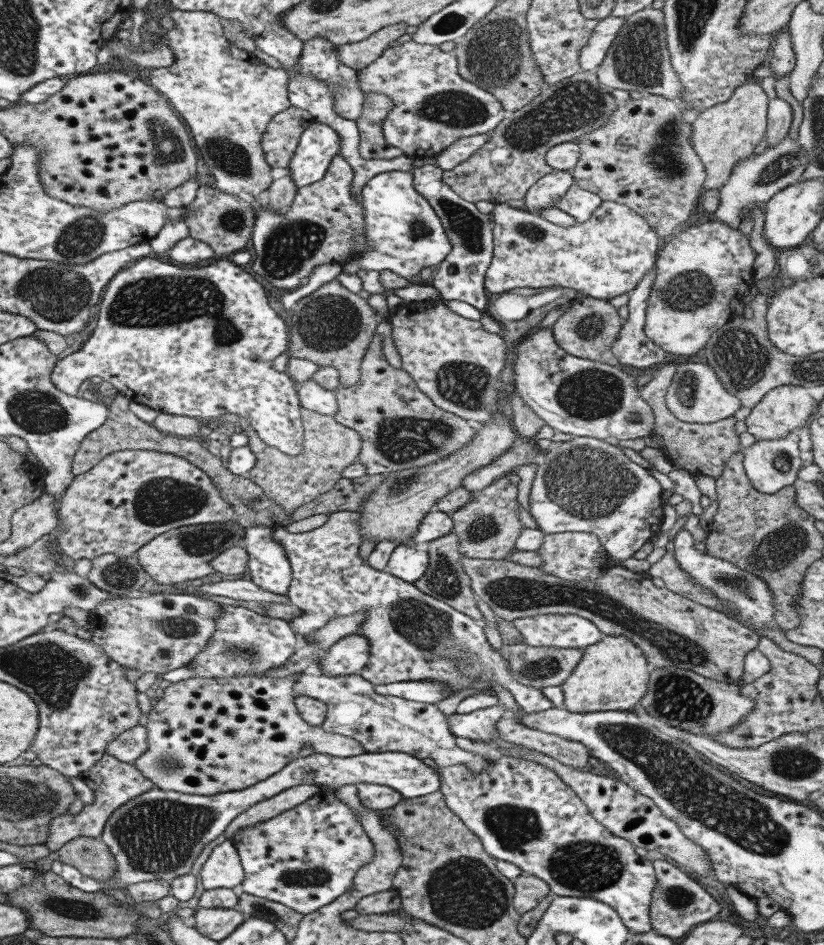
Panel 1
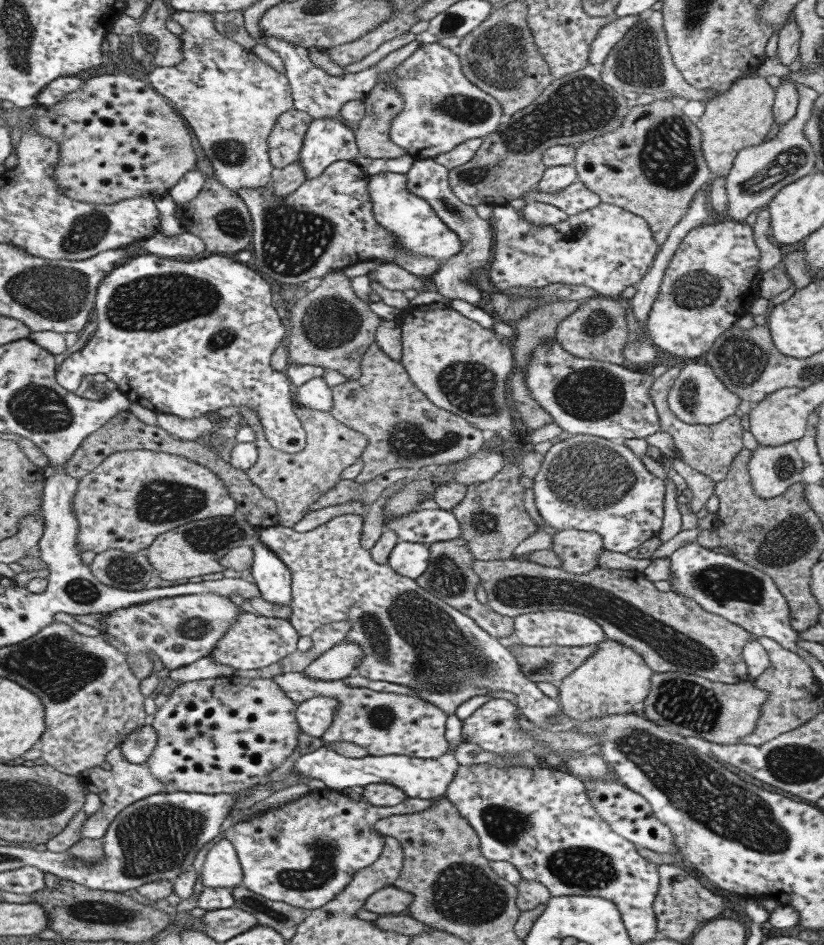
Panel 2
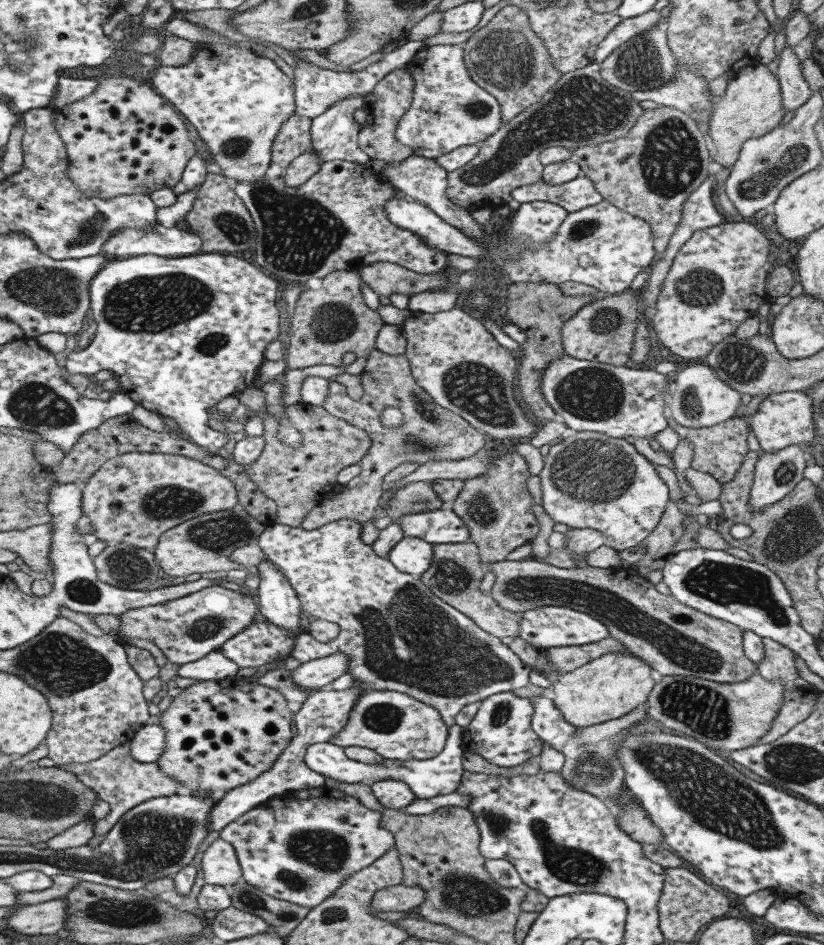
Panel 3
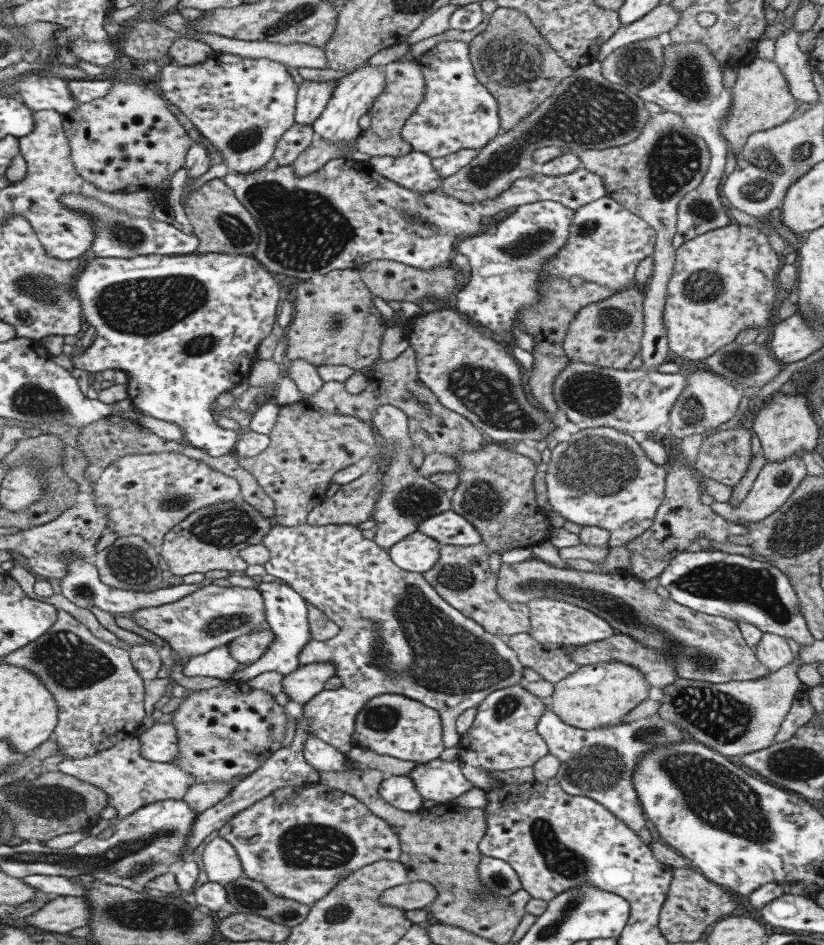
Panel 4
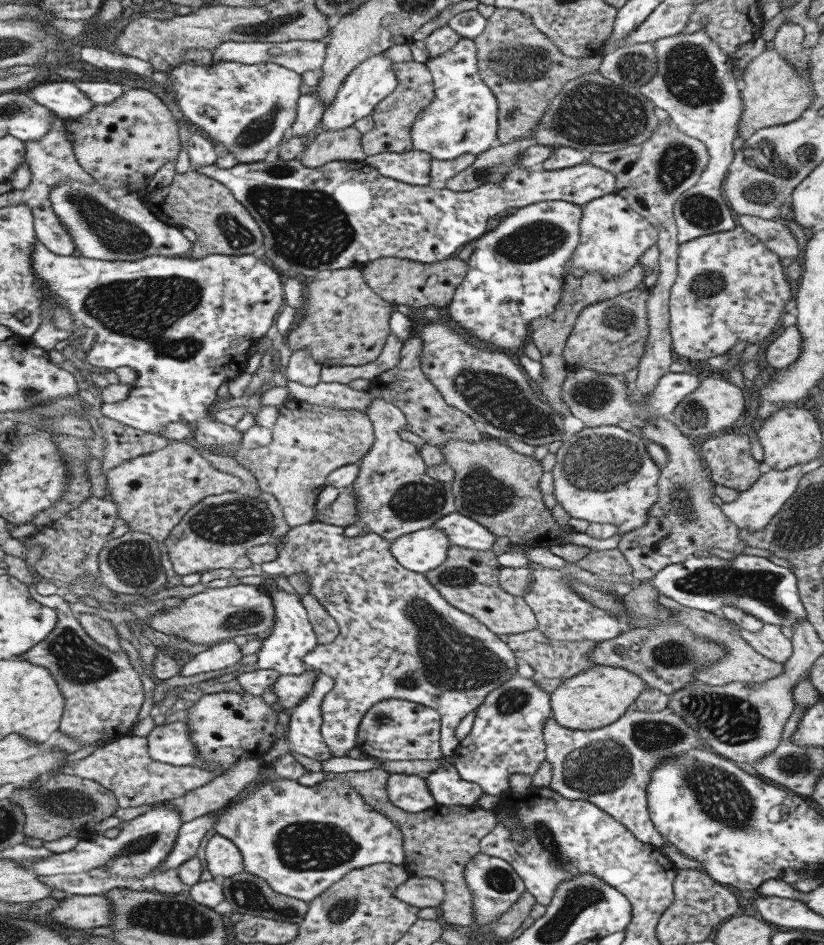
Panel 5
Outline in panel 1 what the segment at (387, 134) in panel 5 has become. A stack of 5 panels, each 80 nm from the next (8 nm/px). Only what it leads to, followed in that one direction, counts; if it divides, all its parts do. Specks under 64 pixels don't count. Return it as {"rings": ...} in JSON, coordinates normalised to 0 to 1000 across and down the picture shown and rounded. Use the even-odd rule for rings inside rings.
{"rings":[[[439,98],[439,113],[431,132],[434,139],[434,163],[438,168],[450,171],[472,170],[488,165],[484,159],[467,151],[462,131],[476,108],[466,99]]]}

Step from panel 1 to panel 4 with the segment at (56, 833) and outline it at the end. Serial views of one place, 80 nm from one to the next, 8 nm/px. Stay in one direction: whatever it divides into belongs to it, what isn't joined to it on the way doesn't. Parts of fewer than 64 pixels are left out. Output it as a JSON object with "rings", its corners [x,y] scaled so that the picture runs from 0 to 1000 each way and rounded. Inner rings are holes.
{"rings":[[[166,779],[153,780],[123,797],[118,796],[96,803],[76,803],[68,808],[68,812],[72,817],[107,828],[125,837],[131,852],[140,856],[141,863],[133,867],[138,872],[147,865],[159,861],[177,851],[194,847],[220,846],[228,832],[237,829],[231,819],[206,806],[183,806],[169,801],[169,787],[171,786]]]}

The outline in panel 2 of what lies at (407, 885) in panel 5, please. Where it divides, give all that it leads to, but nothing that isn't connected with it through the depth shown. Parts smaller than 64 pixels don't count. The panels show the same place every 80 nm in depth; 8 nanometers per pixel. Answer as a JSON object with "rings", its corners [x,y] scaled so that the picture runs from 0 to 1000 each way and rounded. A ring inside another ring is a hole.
{"rings":[[[468,939],[445,948],[441,956],[441,963],[455,967],[475,968],[492,966],[500,948],[481,939]]]}

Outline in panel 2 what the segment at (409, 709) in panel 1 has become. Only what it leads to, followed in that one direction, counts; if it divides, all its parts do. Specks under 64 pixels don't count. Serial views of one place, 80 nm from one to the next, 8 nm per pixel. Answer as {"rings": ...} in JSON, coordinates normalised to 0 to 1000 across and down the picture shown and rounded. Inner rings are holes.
{"rings":[[[365,712],[336,714],[326,720],[331,720],[359,745],[382,737],[397,737],[410,743],[403,765],[390,779],[392,788],[426,785],[443,793],[449,800],[487,798],[510,803],[533,802],[545,795],[541,756],[511,738],[455,732],[445,728],[424,728],[419,726],[416,719],[380,720],[365,715]]]}

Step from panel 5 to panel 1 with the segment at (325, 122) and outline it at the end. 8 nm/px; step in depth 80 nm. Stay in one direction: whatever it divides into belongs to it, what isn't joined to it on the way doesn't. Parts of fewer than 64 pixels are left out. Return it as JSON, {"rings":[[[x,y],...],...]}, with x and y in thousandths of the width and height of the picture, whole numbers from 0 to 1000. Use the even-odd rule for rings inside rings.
{"rings":[[[380,129],[364,144],[364,150],[348,176],[351,186],[360,200],[385,194],[402,167],[411,164],[414,149],[398,132]]]}

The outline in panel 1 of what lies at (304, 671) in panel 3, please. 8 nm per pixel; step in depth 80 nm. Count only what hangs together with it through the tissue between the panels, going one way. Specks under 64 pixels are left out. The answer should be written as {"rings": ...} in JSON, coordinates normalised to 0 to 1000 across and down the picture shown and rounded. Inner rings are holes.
{"rings":[[[436,671],[420,672],[409,677],[383,698],[383,709],[392,715],[434,713],[445,704],[448,679]]]}

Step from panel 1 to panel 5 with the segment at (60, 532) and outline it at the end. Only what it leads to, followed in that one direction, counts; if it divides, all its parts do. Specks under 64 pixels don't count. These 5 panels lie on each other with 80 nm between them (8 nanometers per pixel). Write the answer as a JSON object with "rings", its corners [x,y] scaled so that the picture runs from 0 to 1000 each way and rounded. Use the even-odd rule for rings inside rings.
{"rings":[[[205,467],[203,472],[193,476],[150,487],[147,491],[131,496],[126,503],[130,525],[142,537],[146,552],[154,554],[157,563],[175,563],[191,575],[199,574],[199,569],[218,551],[221,545],[245,527],[286,521],[294,513],[291,506],[258,495],[249,485],[242,483],[240,476],[221,467]]]}

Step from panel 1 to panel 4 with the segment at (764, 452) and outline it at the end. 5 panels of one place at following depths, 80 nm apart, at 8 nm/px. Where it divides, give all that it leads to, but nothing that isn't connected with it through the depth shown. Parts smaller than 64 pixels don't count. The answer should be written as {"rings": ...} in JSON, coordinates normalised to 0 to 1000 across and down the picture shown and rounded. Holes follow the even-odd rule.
{"rings":[[[960,481],[956,486],[950,486],[945,489],[926,488],[925,494],[920,497],[913,510],[913,515],[907,520],[904,527],[896,534],[886,535],[865,531],[860,533],[860,538],[875,546],[875,548],[880,548],[890,554],[896,554],[900,550],[909,552],[924,550],[927,546],[943,540],[958,527],[960,521],[965,519],[970,509],[977,503],[977,492],[975,492],[970,481]]]}

